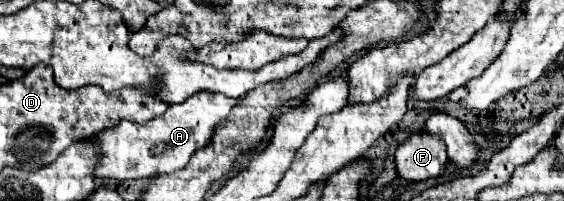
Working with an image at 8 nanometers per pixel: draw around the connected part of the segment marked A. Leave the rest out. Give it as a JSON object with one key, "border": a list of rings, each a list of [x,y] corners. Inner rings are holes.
{"border":[[[198,92],[196,96],[188,98],[182,104],[168,106],[168,110],[162,116],[150,120],[148,124],[122,120],[116,128],[108,128],[96,134],[96,138],[100,138],[98,144],[102,146],[104,152],[96,168],[96,176],[130,180],[130,178],[150,178],[182,170],[194,152],[210,144],[218,124],[228,118],[236,102],[238,100],[226,98],[224,94]]]}

